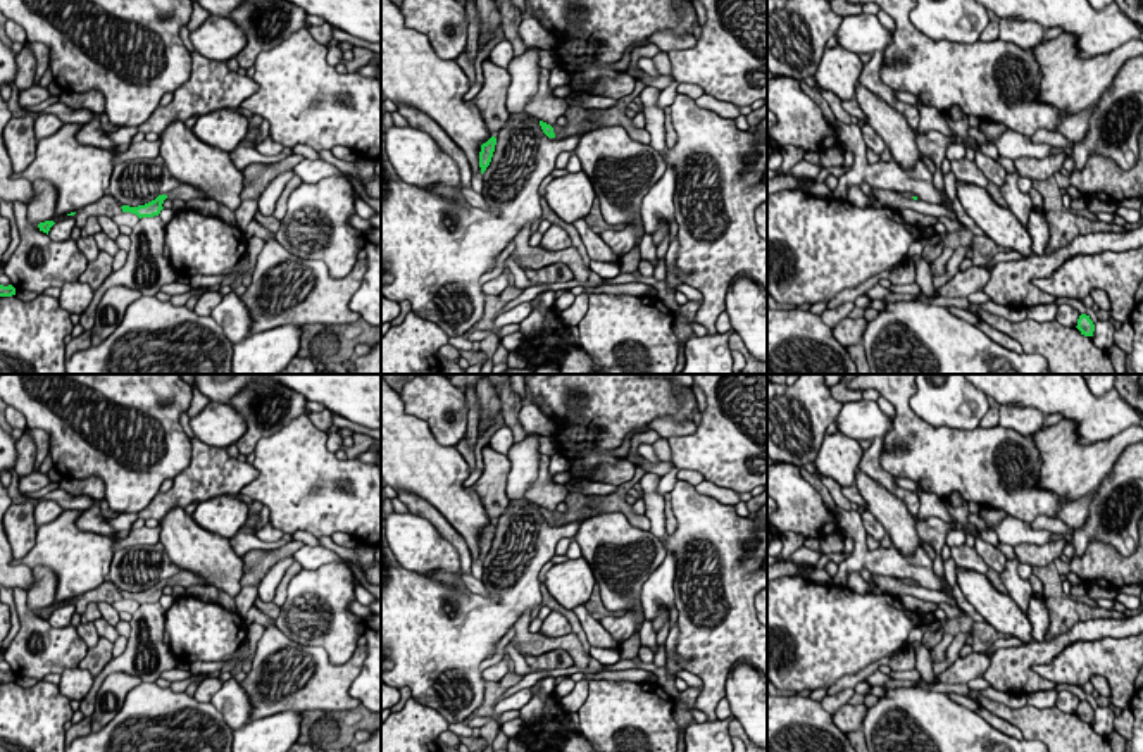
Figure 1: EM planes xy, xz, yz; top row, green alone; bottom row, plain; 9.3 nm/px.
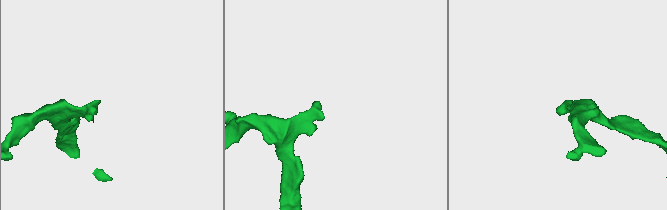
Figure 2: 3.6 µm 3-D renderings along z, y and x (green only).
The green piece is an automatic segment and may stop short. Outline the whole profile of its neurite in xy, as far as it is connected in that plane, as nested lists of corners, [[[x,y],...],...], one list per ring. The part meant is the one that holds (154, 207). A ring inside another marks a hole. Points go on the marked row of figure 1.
[[[181,183],[176,190],[166,193],[166,195],[159,195],[155,200],[145,204],[145,205],[138,205],[138,207],[129,207],[129,205],[122,205],[122,212],[131,212],[136,214],[140,219],[141,217],[153,217],[159,216],[160,210],[164,209],[162,204],[166,198],[169,200],[183,200],[183,202],[190,202],[193,198],[203,198],[205,193],[191,185]]]

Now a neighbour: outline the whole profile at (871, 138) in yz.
[[[867,122],[862,124],[860,131],[865,147],[871,148],[874,154],[881,155],[886,148],[884,140]]]

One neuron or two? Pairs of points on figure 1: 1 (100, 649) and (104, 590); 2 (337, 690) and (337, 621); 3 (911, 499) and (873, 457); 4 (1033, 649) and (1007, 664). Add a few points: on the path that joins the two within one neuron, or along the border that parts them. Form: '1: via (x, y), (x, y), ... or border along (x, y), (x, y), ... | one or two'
1: via (107, 635), (106, 604) | one
2: border along (300, 645), (319, 645), (335, 664), (357, 647) | two
3: via (899, 492), (876, 470) | one
4: via (1026, 656), (1014, 664) | one

